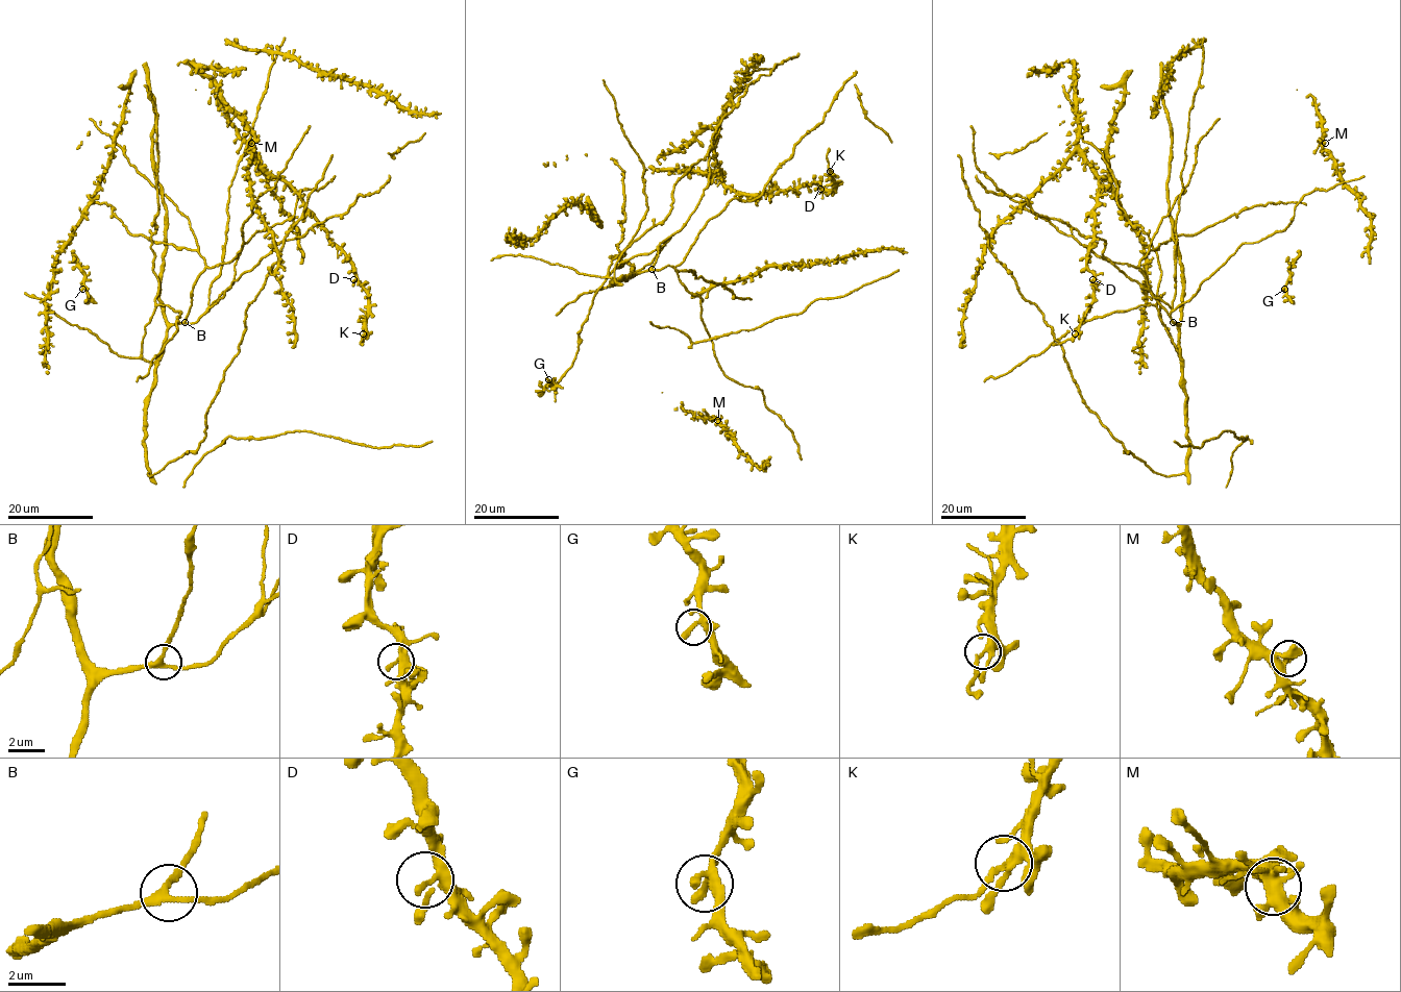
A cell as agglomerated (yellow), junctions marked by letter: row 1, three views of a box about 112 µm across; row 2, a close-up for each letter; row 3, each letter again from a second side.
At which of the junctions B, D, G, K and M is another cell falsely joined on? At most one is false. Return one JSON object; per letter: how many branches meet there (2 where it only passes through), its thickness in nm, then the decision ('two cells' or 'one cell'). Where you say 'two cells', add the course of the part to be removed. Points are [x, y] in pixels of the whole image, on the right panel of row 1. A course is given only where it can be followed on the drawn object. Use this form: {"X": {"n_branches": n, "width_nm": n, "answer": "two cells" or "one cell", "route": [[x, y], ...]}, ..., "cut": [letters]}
{"B": {"n_branches": 3, "width_nm": 240, "answer": "one cell"}, "D": {"n_branches": 3, "width_nm": 240, "answer": "one cell"}, "G": {"n_branches": 3, "width_nm": 220, "answer": "one cell"}, "K": {"n_branches": 3, "width_nm": 240, "answer": "two cells", "route": [[1075, 333], [1071, 339], [1052, 345]]}, "M": {"n_branches": 3, "width_nm": 240, "answer": "one cell"}, "cut": ["K"]}

